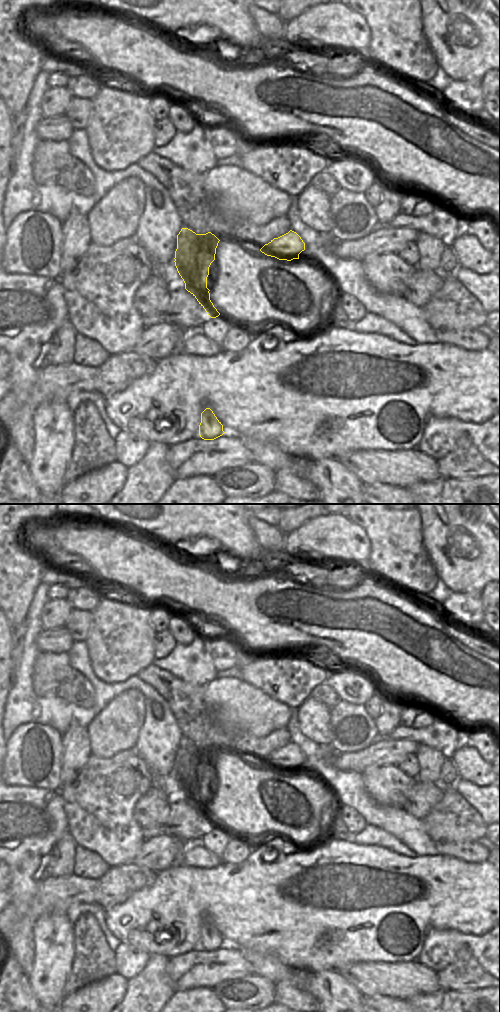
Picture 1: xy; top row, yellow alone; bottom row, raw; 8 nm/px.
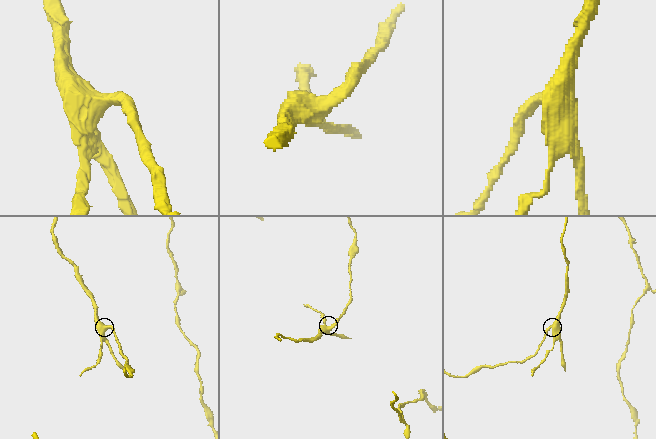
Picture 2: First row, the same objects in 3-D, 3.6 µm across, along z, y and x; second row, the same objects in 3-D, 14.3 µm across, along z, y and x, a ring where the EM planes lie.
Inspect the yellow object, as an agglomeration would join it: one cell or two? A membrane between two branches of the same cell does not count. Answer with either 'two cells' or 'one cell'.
two cells

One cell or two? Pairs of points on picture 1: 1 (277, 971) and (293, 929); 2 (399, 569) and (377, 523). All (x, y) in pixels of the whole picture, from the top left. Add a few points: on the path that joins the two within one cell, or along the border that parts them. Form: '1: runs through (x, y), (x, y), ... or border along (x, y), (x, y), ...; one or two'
1: border along (258, 952), (273, 955), (282, 963), (302, 970); two
2: runs through (396, 558), (396, 542), (389, 535); one

